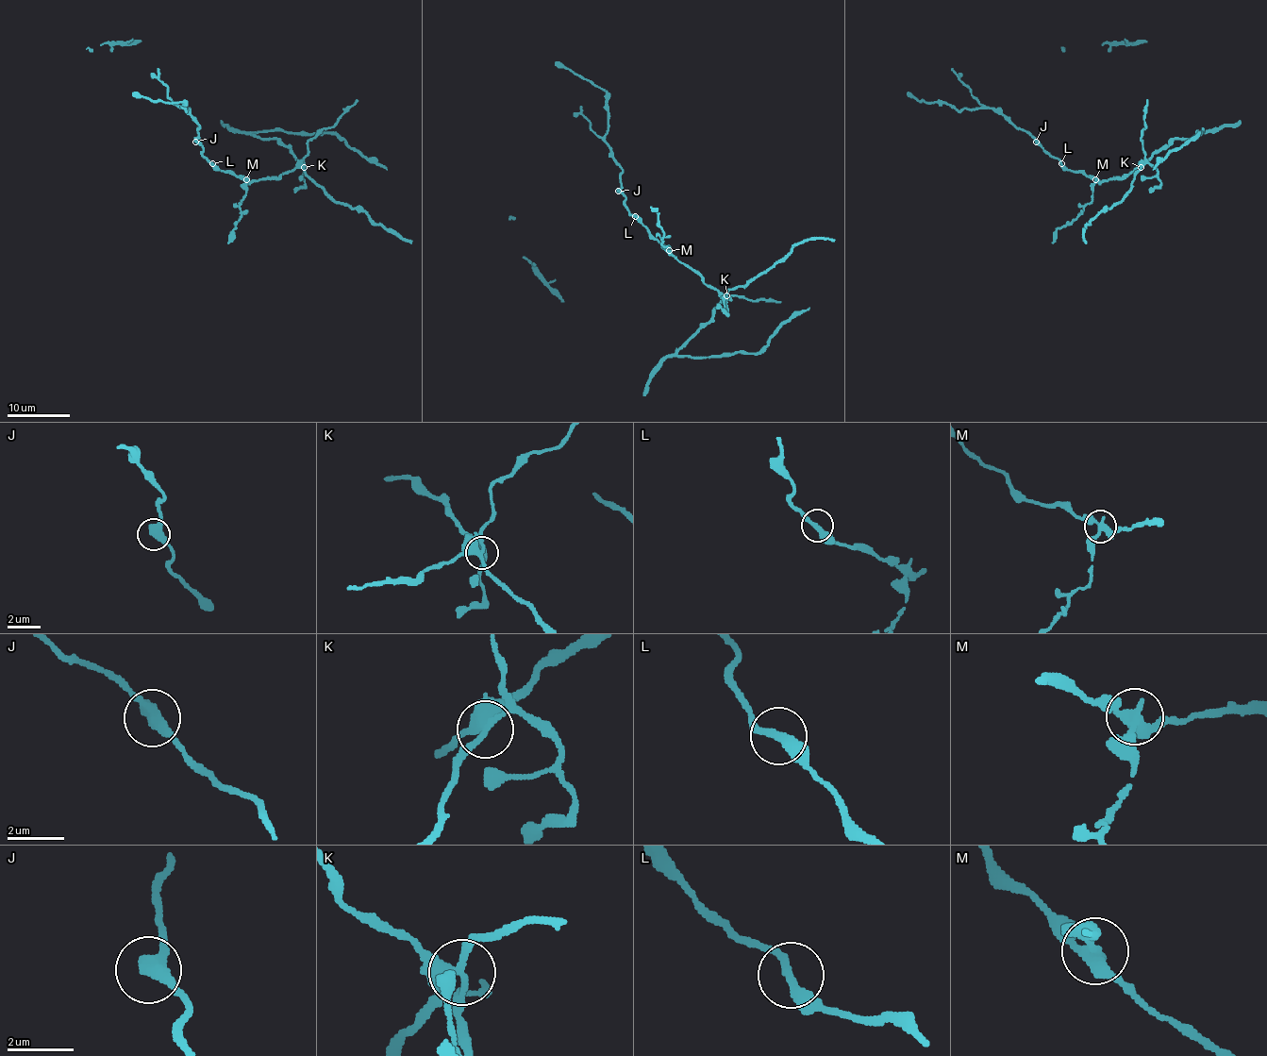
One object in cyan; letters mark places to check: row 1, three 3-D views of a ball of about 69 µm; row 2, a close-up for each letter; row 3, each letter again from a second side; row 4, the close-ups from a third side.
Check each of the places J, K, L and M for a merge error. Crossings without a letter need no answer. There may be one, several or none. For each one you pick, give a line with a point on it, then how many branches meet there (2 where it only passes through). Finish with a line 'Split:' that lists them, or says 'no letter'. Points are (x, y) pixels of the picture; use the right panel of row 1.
K: Place: (1141, 167). Branches: 4
M: Place: (1095, 179). Branches: 3
Split: K, M

